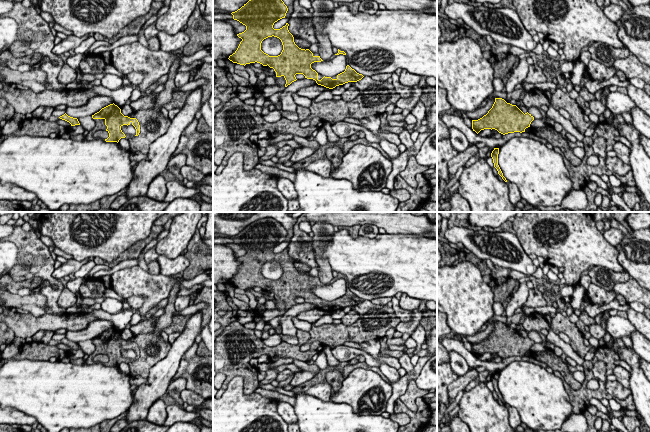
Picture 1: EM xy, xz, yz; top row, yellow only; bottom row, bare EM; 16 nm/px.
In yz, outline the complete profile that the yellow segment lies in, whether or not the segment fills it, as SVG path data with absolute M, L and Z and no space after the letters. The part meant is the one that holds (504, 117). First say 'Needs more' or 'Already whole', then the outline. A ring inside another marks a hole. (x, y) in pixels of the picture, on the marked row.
Already whole. M495 98L492 108L478 120L472 120L472 129L477 134L484 129L495 129L505 135L514 132L525 132L534 117L523 113L516 105L507 103L502 98Z

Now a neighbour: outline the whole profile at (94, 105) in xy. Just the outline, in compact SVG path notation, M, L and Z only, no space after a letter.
M96 96L90 99L84 106L67 107L66 114L73 118L92 116L102 108L113 103L113 98L110 96Z

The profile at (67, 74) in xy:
M64 63L57 79L63 85L67 85L71 82L74 82L76 80L76 77L77 77L76 70L74 70L70 65Z

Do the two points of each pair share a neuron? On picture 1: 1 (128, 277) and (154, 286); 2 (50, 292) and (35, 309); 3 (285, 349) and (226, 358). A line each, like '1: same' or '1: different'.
1: same
2: different
3: same

